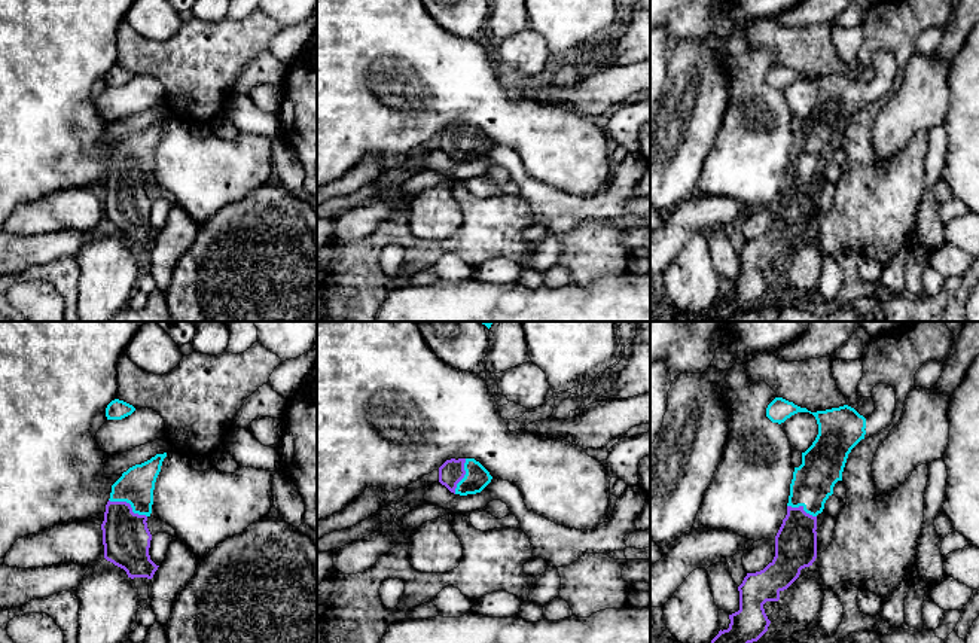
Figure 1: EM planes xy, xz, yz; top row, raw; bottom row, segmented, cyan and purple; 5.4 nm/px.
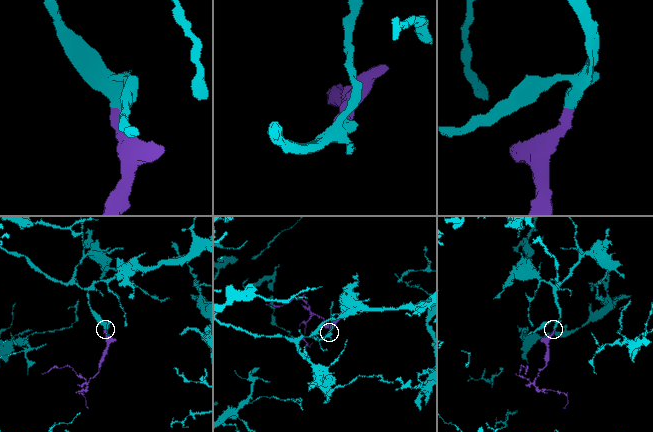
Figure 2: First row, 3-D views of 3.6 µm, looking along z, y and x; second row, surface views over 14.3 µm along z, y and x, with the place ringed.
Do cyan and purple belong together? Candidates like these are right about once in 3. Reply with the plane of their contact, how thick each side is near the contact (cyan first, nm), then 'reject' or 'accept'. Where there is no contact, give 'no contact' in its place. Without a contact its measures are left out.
xy | 200/260 nm | accept

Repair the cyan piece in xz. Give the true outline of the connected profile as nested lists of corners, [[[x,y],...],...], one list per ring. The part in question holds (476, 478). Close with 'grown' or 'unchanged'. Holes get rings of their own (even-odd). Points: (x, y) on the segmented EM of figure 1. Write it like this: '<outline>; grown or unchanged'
[[[451,458],[439,467],[439,482],[460,496],[481,493],[491,479],[490,472],[475,458]]]; grown

